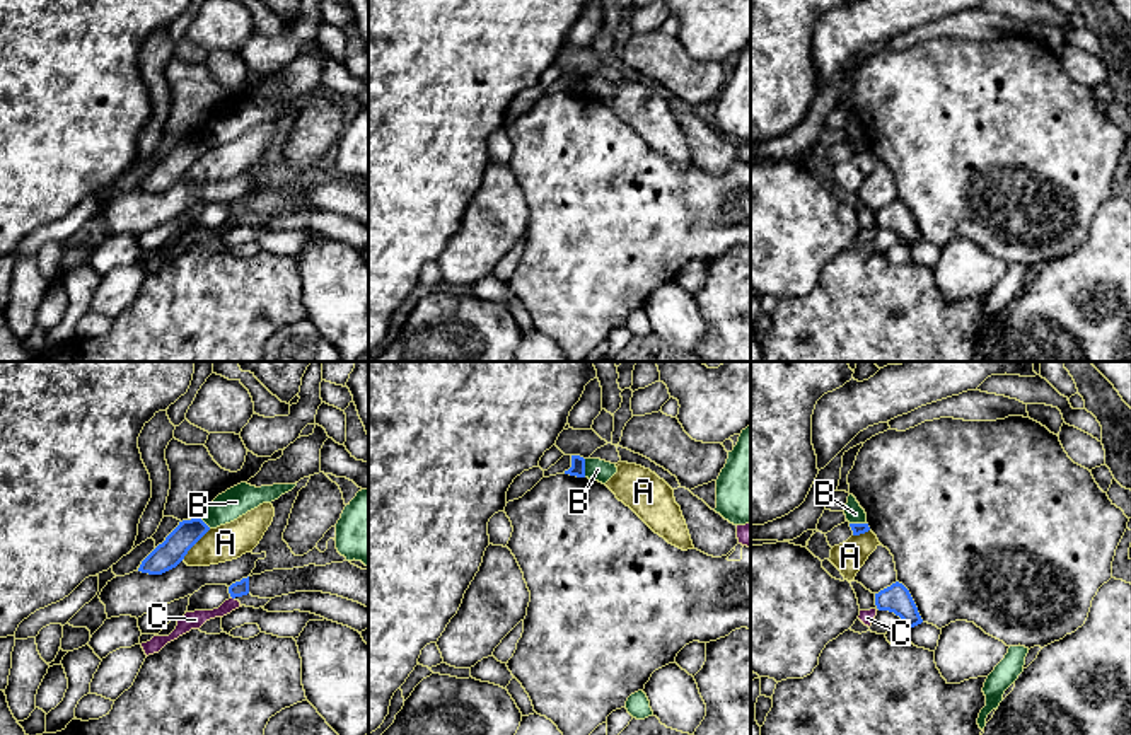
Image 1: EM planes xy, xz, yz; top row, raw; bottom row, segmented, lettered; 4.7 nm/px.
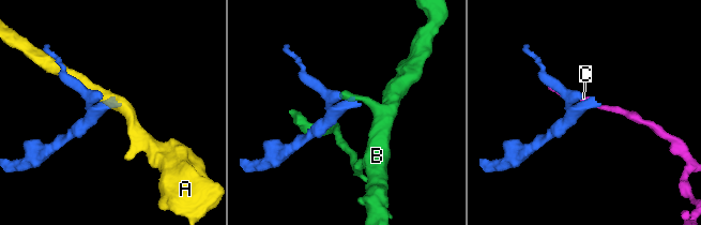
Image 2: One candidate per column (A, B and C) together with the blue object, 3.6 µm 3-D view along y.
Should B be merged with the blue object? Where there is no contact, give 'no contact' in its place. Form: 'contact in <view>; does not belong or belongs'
contact in xz; does not belong

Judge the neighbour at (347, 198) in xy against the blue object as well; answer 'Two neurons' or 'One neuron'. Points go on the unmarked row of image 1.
One neuron

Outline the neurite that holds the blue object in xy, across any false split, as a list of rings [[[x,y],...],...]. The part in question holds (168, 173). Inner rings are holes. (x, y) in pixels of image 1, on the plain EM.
[[[200,136],[183,138],[140,182],[138,189],[162,193],[176,186],[188,169],[210,148]]]

